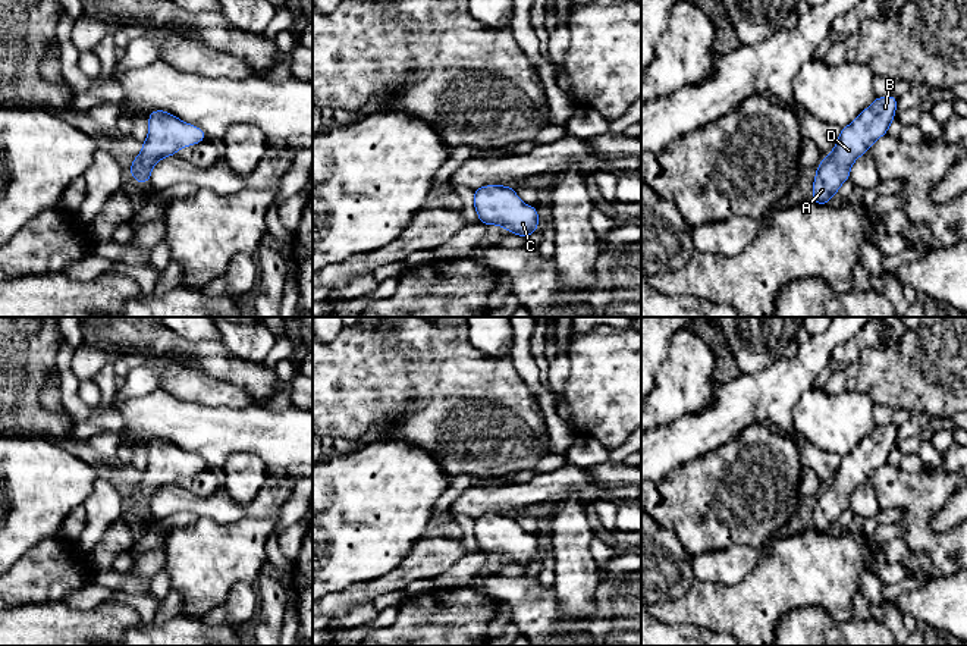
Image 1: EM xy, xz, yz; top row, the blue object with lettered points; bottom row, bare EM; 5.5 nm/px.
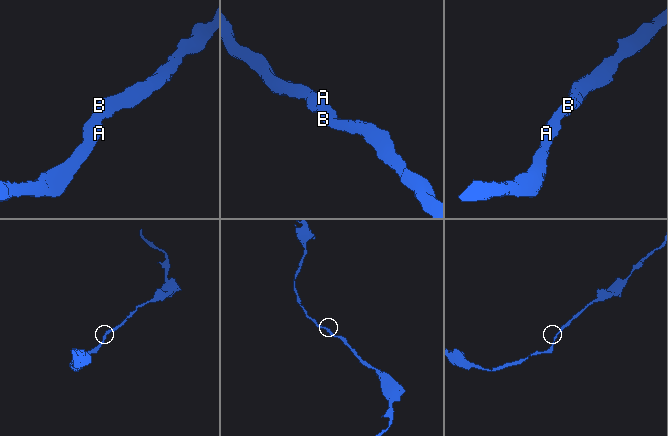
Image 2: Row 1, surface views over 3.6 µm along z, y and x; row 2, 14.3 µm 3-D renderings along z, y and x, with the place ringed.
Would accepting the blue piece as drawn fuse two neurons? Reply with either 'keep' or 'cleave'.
keep

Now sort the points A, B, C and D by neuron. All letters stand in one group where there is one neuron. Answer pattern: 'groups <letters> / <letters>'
groups A B C D

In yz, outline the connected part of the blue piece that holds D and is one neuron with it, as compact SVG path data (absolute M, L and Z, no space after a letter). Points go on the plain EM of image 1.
M892 423L876 426L848 455L841 457L833 479L822 487L813 509L813 530L826 534L850 508L853 492L883 464L895 448L898 427Z

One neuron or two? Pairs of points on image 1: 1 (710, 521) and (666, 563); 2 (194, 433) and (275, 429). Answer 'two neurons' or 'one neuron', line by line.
1: two neurons
2: one neuron

